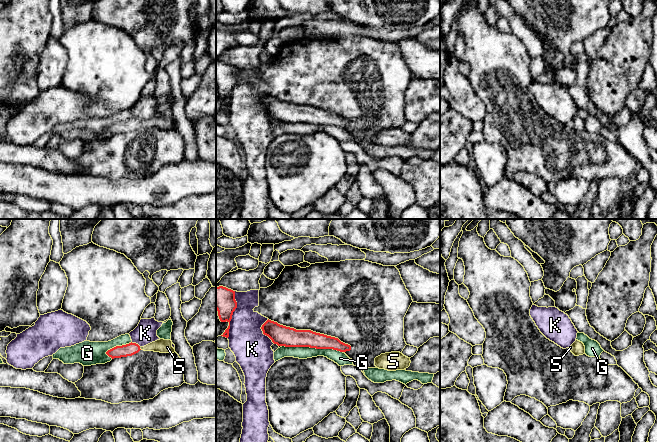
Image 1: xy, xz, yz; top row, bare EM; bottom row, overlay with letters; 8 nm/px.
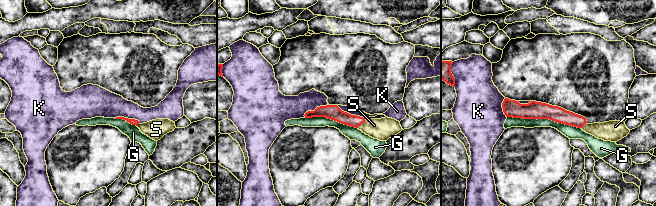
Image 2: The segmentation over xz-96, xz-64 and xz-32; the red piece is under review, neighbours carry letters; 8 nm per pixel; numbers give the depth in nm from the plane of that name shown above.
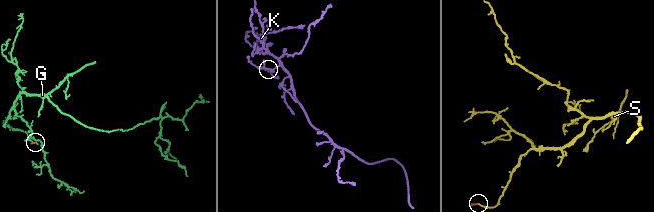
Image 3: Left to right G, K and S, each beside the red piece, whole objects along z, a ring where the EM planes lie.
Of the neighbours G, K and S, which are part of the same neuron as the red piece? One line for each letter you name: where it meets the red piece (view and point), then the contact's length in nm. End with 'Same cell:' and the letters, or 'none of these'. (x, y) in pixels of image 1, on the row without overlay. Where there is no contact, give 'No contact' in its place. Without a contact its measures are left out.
S: Touches red at xy (139, 124). Shared border 30 nm
Same cell: S

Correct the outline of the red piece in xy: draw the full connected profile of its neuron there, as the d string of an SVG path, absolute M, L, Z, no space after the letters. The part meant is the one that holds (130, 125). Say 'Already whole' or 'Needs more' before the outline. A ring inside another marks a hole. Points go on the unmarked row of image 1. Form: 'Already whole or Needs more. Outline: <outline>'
Needs more. Outline: M160 115L144 123L140 123L138 120L132 119L132 118L126 121L116 122L108 126L106 130L112 135L114 135L114 134L132 132L138 129L140 126L154 127L154 128L160 128L160 129L174 129L175 128L175 125L172 123L171 116Z

